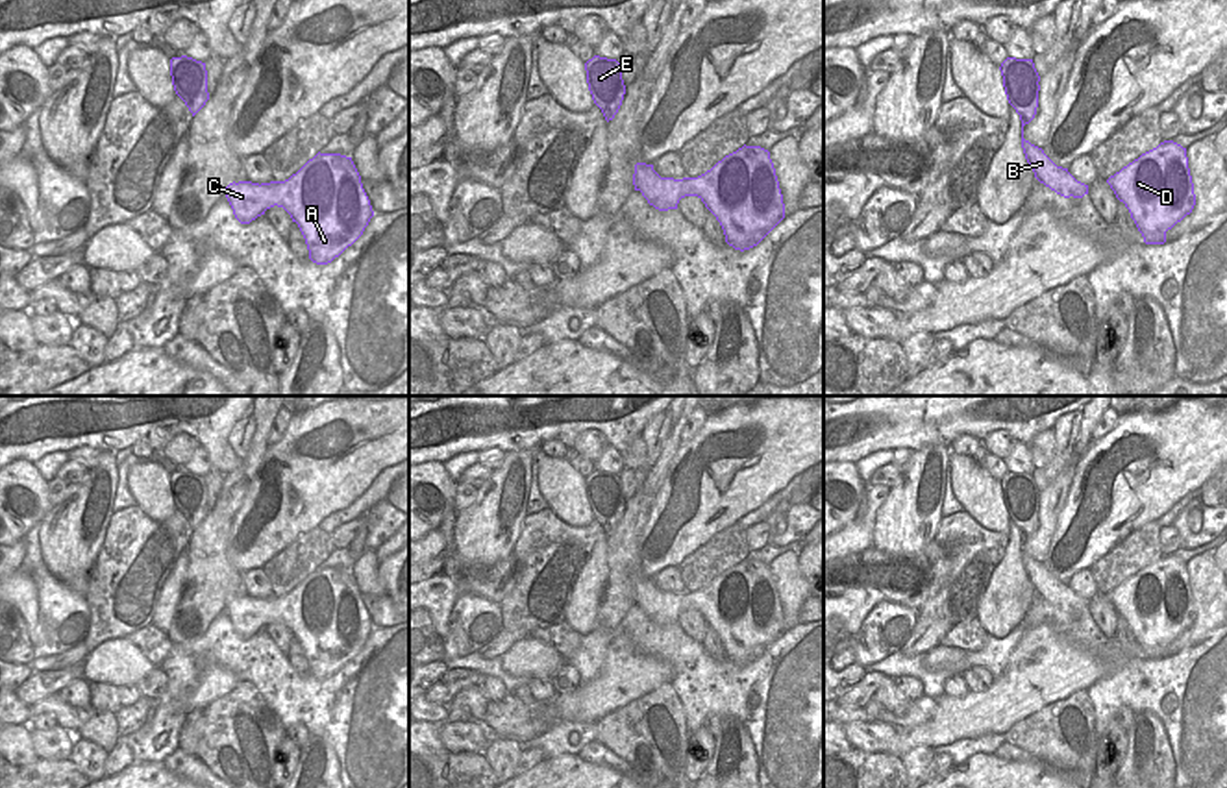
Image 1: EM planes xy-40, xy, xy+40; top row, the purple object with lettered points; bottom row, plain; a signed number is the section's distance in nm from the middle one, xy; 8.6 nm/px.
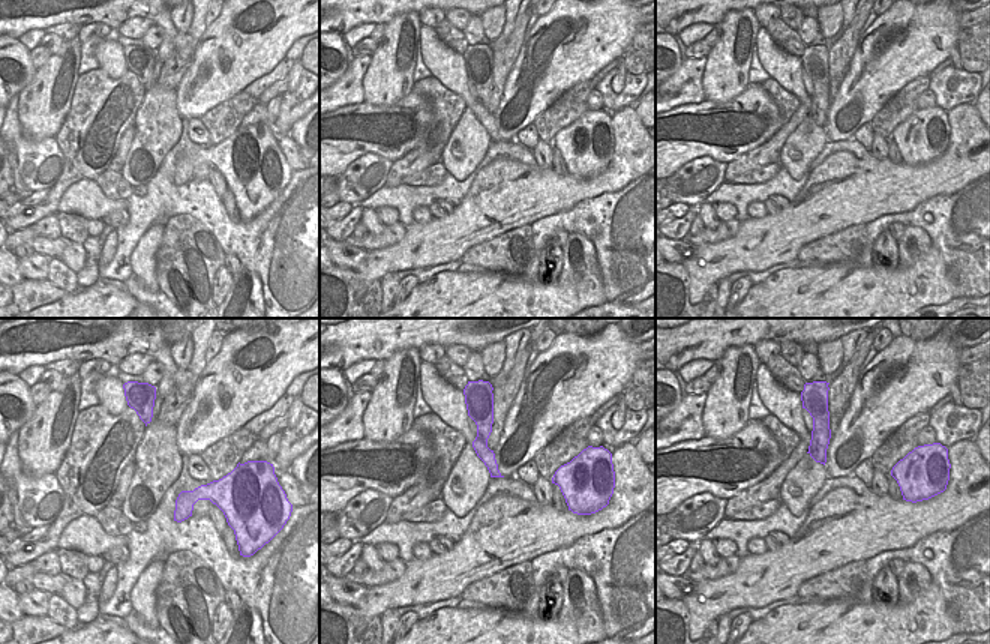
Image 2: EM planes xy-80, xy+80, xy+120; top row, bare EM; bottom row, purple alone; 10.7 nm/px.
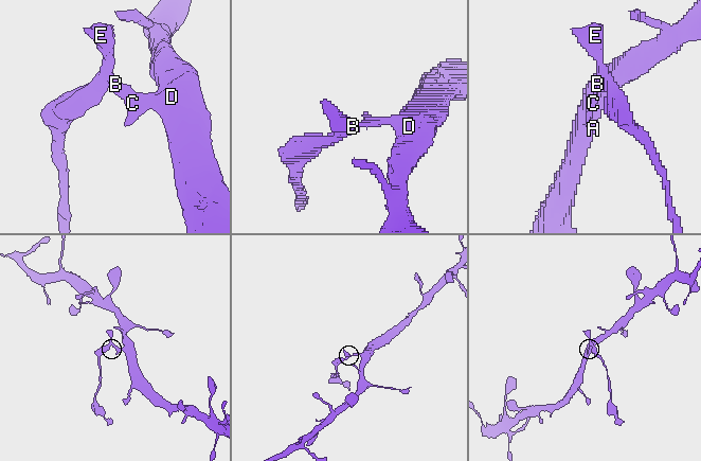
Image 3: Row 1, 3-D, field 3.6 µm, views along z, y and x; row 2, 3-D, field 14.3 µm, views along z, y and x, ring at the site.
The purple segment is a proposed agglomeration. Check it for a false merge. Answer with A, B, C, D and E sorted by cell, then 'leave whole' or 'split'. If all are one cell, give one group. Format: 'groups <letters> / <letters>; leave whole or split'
groups A D / B C E; split

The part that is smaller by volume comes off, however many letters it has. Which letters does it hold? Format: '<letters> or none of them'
B, C, E

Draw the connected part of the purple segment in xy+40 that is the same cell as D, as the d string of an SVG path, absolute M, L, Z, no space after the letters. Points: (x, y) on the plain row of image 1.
M1173 555L1142 568L1107 597L1129 623L1146 659L1164 659L1166 646L1196 620L1186 562Z

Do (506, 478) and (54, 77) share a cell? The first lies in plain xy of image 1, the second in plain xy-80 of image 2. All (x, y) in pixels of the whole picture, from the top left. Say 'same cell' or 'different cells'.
same cell

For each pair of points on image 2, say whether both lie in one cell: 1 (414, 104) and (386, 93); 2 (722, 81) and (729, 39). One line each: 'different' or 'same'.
1: different
2: same

